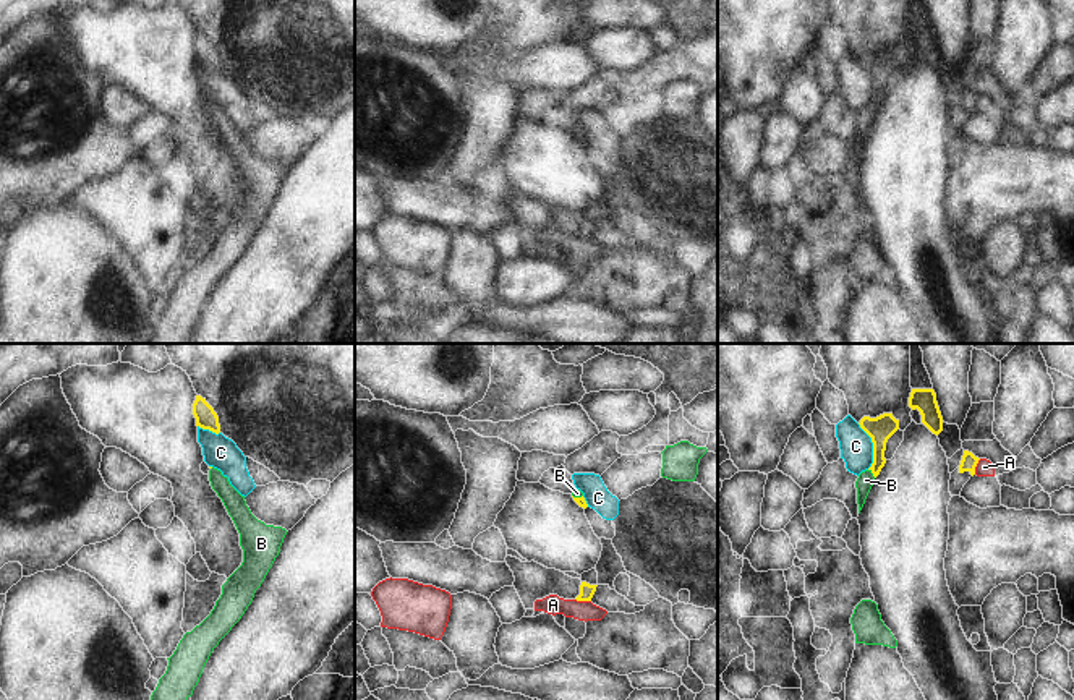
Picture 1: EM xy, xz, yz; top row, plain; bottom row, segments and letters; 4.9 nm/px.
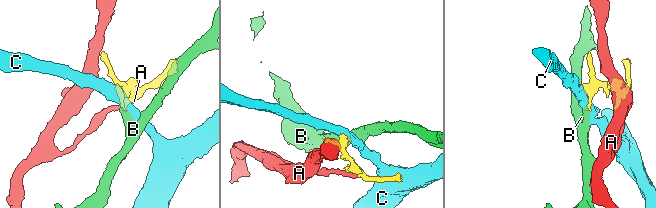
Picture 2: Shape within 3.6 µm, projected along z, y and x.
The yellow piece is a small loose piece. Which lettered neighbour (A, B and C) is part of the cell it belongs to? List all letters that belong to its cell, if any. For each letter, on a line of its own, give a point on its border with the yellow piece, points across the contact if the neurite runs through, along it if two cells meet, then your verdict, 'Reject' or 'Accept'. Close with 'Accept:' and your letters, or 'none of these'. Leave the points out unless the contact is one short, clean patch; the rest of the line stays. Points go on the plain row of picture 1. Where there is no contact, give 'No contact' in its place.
A: Touches yellow at xz (583, 237). Boundary: xz (575, 235), (590, 239). Reject
B: Touches yellow at yz (872, 109). Path across: yz (882, 65), (878, 101), (872, 109), (865, 117). Accept
C: Touches yellow at yz (873, 83). Boundary: yz (857, 60), (872, 80), (872, 102), (869, 106). Reject
Accept: B.

